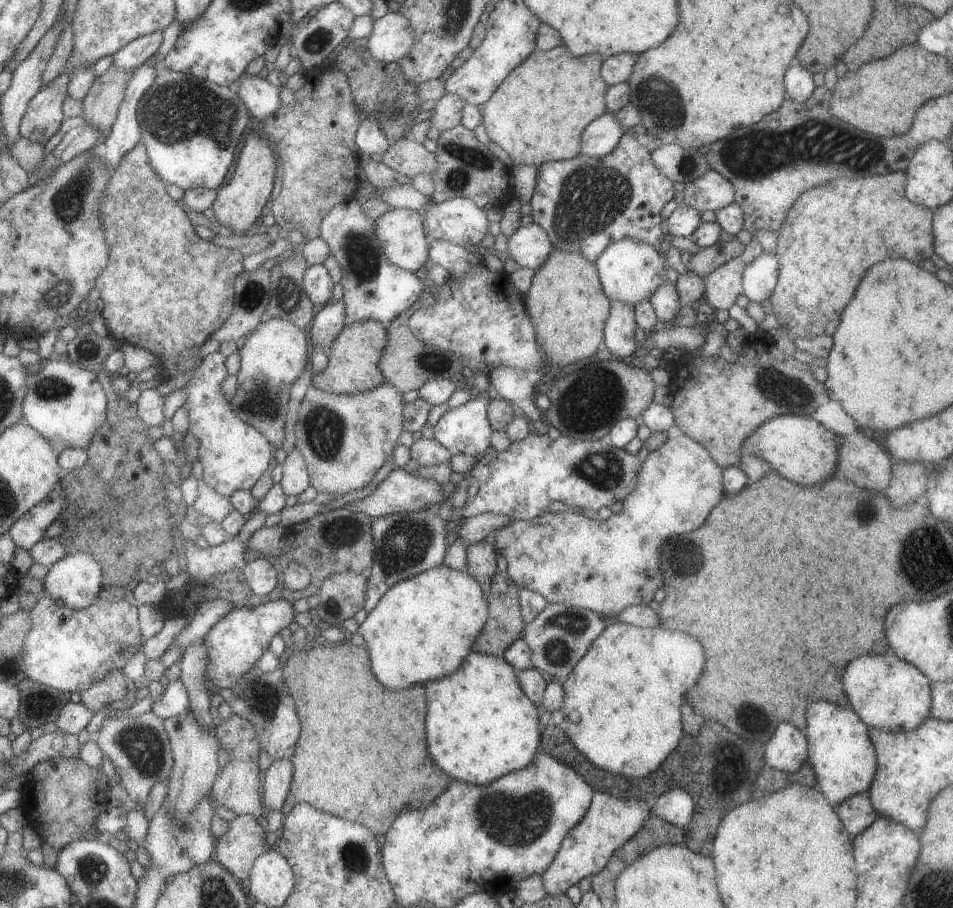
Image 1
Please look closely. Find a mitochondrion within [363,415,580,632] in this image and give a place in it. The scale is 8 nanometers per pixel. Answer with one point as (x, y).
(406, 544)

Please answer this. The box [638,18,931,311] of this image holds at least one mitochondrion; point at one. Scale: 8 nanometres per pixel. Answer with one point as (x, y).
(747, 155)

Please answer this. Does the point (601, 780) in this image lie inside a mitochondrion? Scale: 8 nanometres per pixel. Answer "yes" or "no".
yes

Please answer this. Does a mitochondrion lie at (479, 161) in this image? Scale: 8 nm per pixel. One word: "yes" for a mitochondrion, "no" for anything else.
yes

